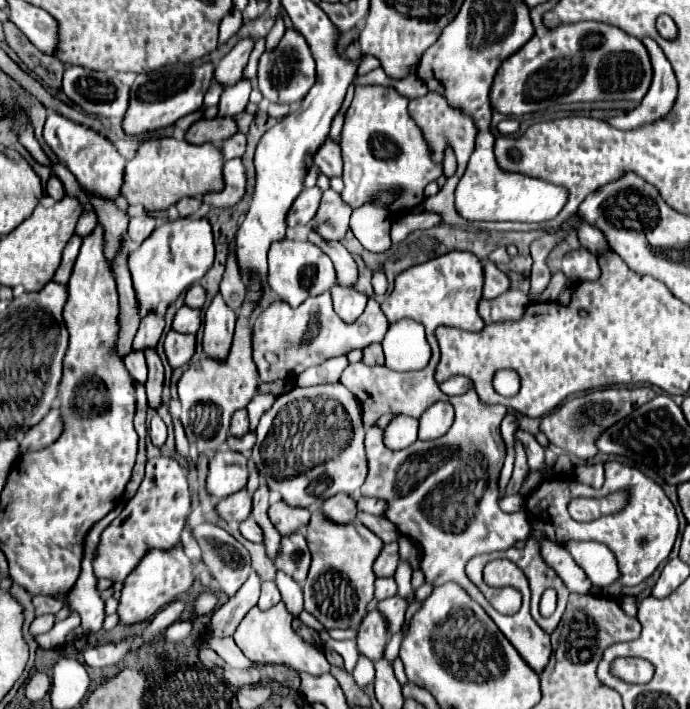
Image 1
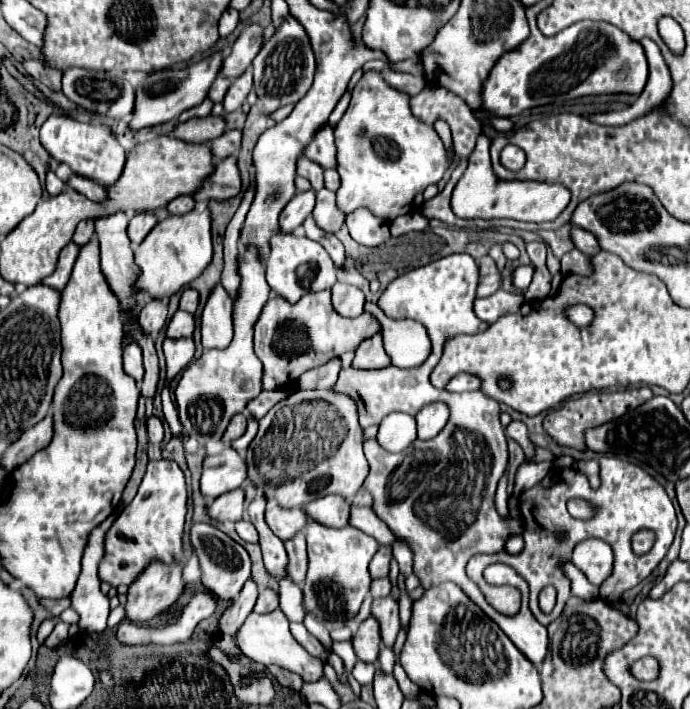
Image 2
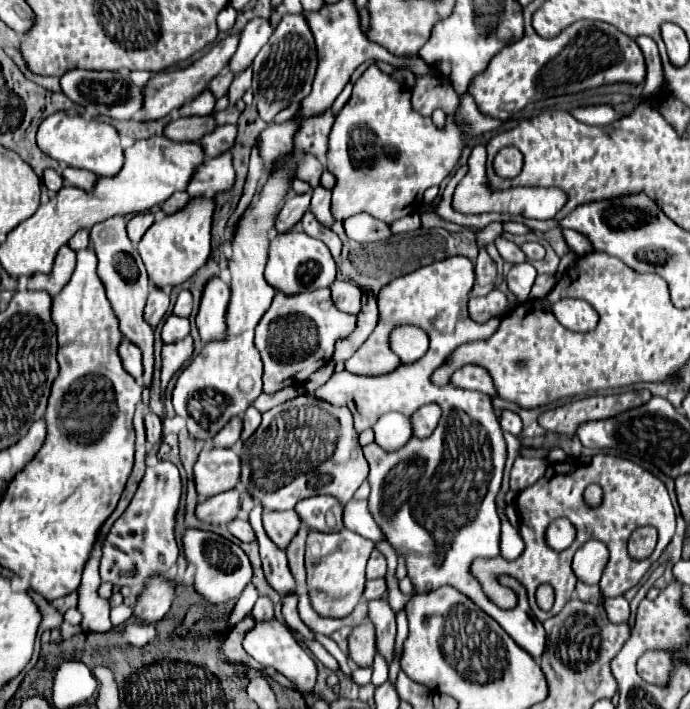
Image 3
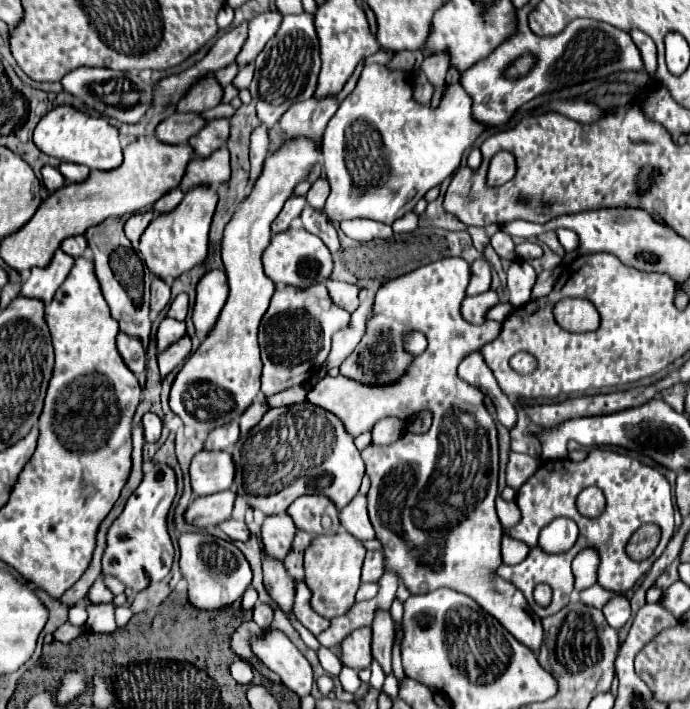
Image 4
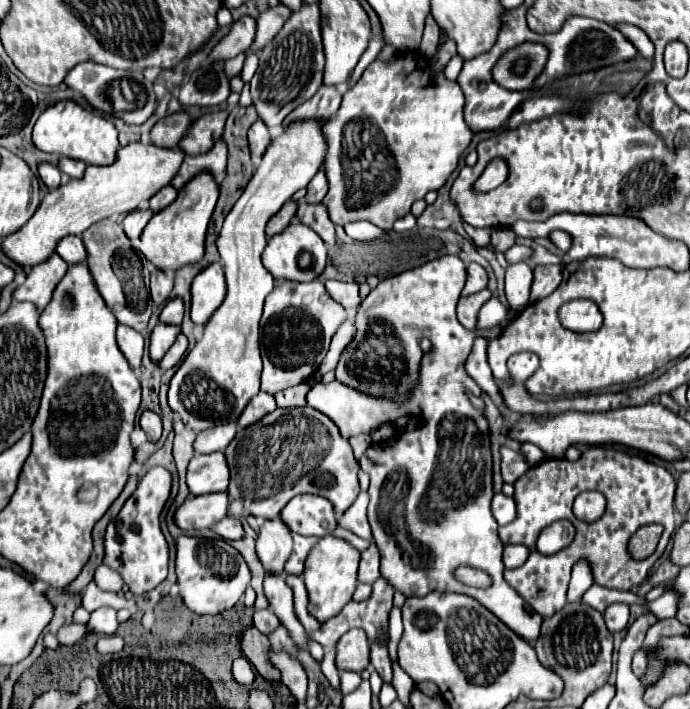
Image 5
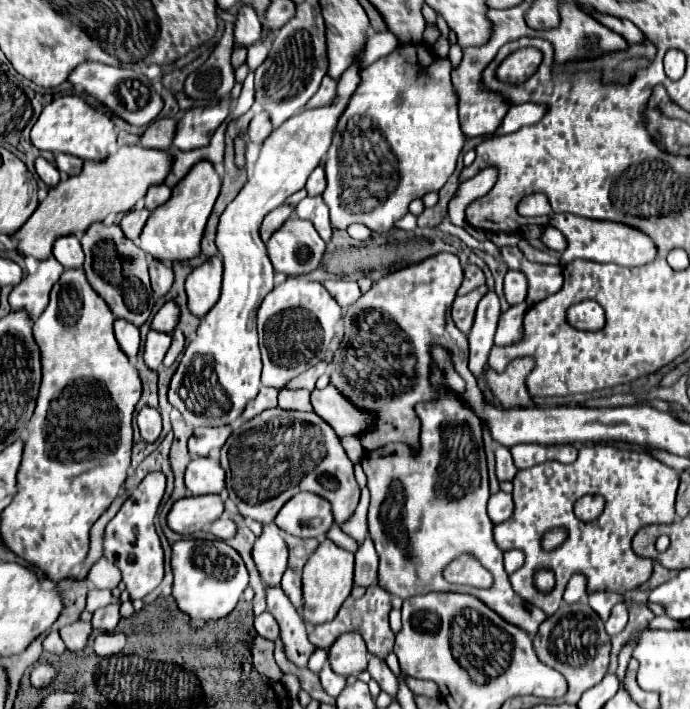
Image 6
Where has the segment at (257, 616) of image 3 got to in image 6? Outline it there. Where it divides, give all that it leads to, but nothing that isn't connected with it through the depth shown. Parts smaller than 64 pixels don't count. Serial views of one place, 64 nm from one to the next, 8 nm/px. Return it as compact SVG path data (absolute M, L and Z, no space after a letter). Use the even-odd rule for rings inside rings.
M264 612L256 618L256 632L266 640L276 640L278 638L278 624L268 612Z

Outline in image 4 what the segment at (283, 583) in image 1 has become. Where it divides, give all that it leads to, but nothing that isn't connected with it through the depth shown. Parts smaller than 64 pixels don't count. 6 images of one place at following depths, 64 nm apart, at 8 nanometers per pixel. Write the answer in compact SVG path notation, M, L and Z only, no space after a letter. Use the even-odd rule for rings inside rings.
M292 616L292 620L294 620L294 628L296 628L296 630L298 630L298 634L302 636L302 640L304 640L304 644L306 644L308 648L312 648L312 650L316 652L316 650L320 648L320 644L318 644L318 640L316 640L316 636L314 636L314 634L310 634L310 632L308 632L308 630L306 630L306 628L304 628L304 626L302 626L302 624L300 624L300 622L298 622L298 620L294 618L294 616Z

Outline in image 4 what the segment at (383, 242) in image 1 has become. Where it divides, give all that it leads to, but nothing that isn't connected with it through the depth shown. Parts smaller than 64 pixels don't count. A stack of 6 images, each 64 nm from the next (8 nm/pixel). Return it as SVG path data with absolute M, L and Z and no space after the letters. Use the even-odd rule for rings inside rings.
M356 218L356 220L346 220L340 224L342 232L358 242L368 242L374 238L390 238L392 236L392 228L376 222L376 220L366 220L366 218Z

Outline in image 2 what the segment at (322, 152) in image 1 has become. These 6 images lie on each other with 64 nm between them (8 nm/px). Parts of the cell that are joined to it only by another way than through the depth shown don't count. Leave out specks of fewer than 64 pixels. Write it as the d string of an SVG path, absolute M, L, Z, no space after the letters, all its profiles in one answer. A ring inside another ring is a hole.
M324 124L316 136L312 136L312 142L308 142L308 146L304 148L304 156L308 156L310 160L318 162L324 168L334 168L336 166L336 146L334 146L334 134L332 134L332 126Z

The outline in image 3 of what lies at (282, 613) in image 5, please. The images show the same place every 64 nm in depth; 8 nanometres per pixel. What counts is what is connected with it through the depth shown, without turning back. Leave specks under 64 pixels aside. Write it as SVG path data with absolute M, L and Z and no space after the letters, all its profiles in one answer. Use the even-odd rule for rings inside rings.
M256 506L250 512L250 524L256 532L256 540L260 544L260 558L262 558L262 568L264 568L264 576L268 580L268 584L284 598L296 592L296 582L294 576L290 574L288 562L286 562L286 554L284 550L276 548L270 538L266 536L264 528L262 528L262 508Z

